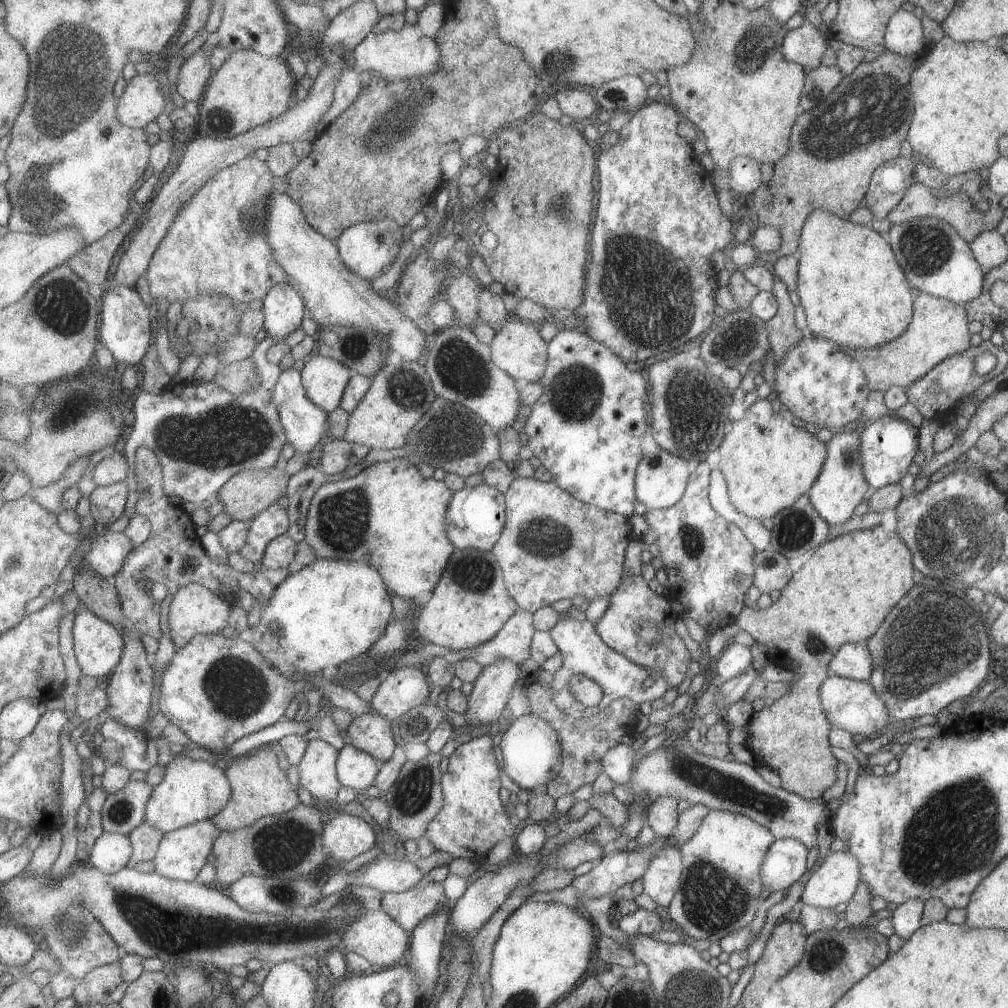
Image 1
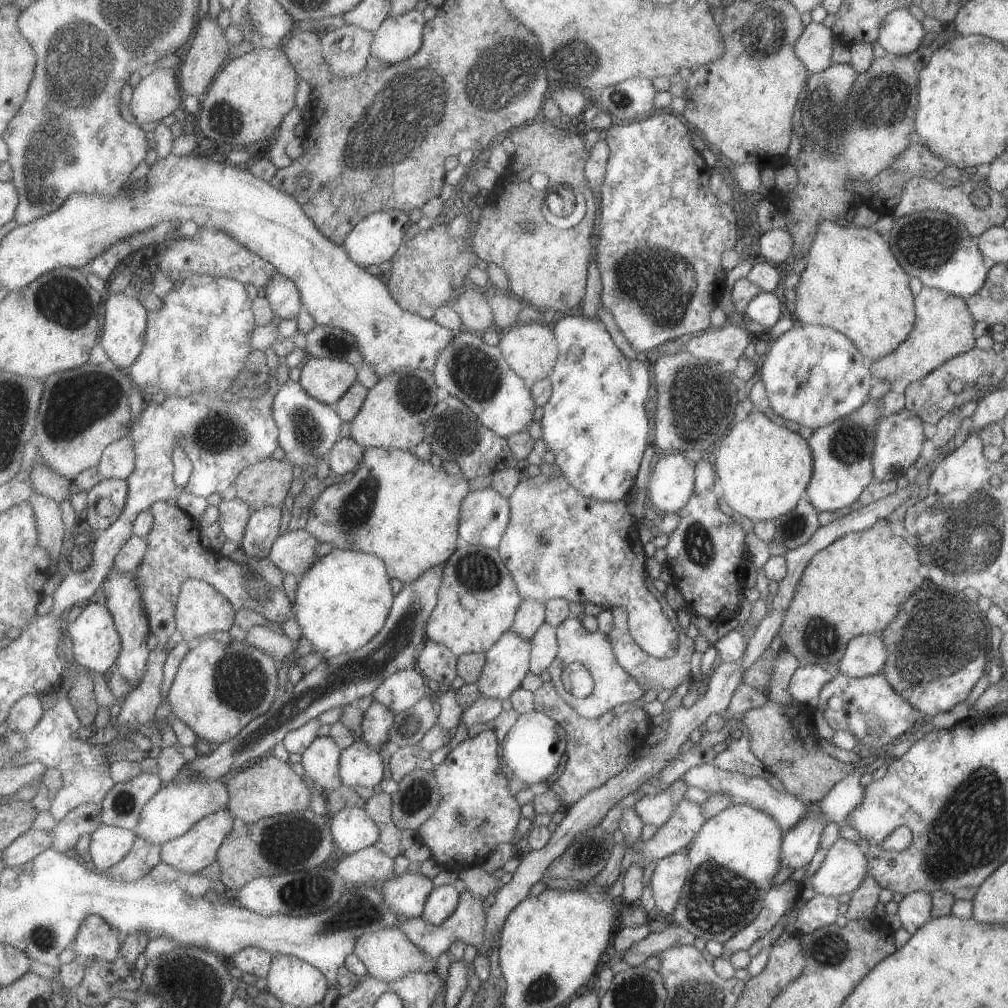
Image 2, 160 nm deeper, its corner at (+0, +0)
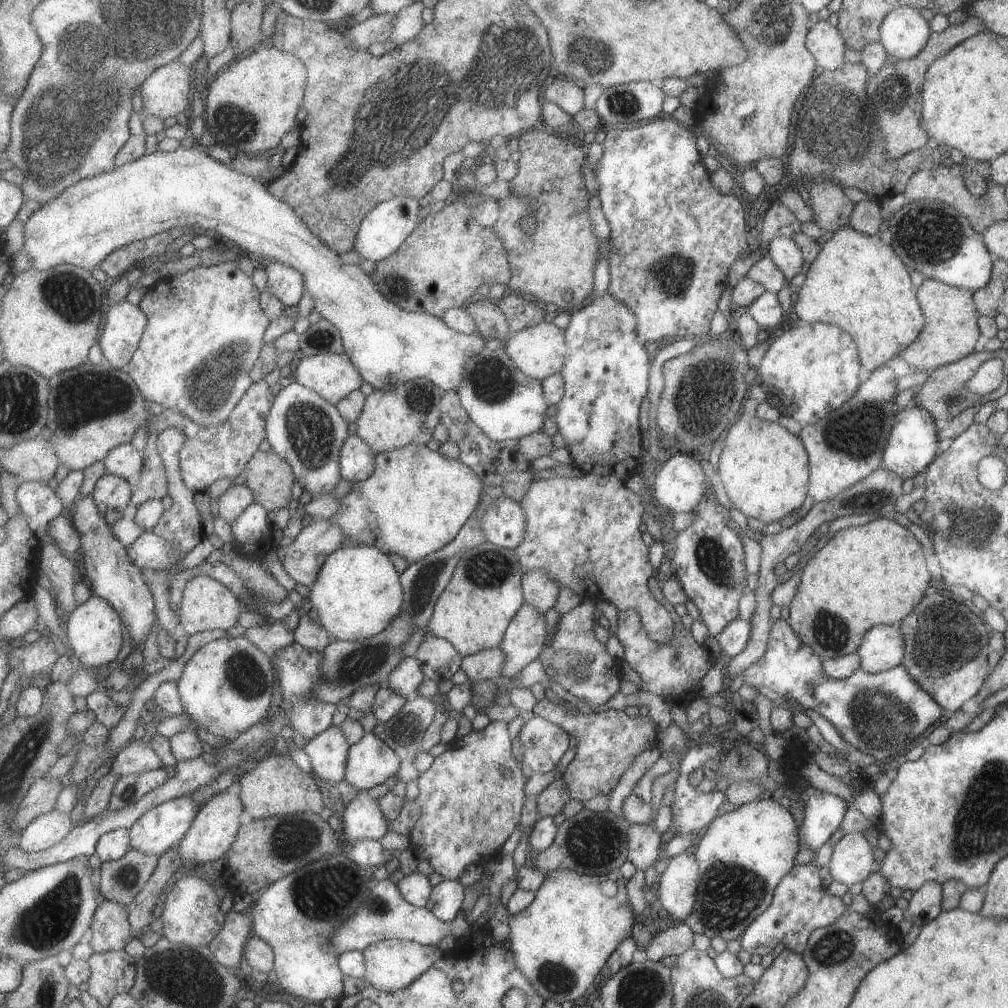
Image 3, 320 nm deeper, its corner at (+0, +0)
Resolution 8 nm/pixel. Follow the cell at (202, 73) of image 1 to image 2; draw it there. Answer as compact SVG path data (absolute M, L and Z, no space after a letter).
M205 15L199 22L197 36L190 41L190 48L182 55L182 62L178 66L179 82L183 88L185 96L205 96L214 83L216 76L221 72L227 56L229 56L229 46L231 45L225 38L225 30L213 16Z

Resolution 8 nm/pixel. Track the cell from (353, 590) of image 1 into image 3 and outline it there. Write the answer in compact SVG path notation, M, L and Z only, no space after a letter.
M361 545L341 548L329 556L317 576L317 582L310 589L309 599L308 605L317 612L318 624L338 641L363 641L384 632L399 616L405 602L401 575L391 556L377 546Z

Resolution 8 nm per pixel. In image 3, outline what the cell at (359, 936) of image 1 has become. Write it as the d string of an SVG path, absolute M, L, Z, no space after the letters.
M388 939L373 942L371 946L363 950L366 960L366 976L364 980L386 992L399 992L408 988L425 972L428 972L446 955L446 952L433 945L423 945L416 941L404 939Z

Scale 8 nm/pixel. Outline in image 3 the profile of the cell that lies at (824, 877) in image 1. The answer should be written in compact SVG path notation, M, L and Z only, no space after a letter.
M845 833L833 846L833 852L828 863L831 880L850 887L856 883L863 883L865 878L873 872L873 848L862 833Z

